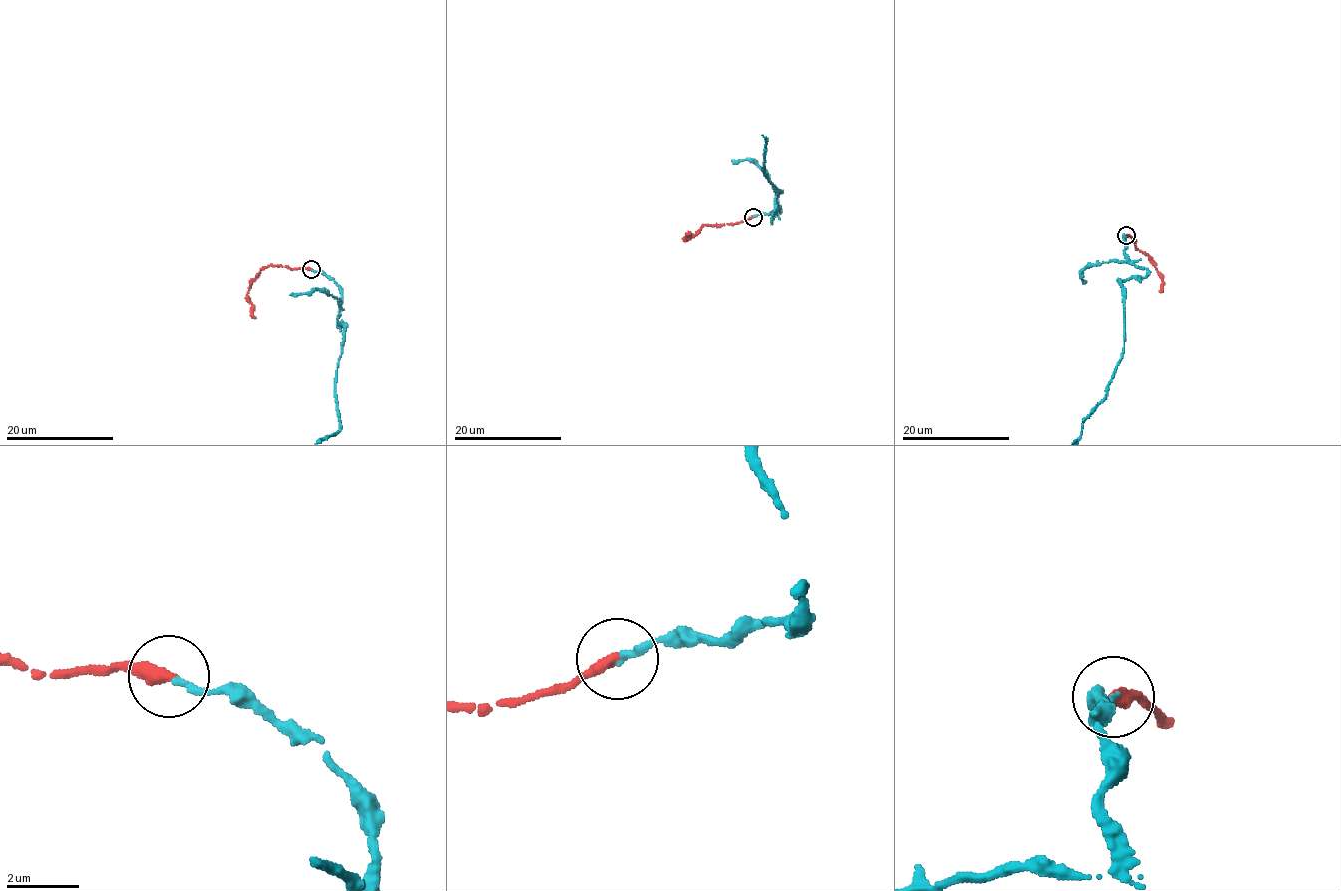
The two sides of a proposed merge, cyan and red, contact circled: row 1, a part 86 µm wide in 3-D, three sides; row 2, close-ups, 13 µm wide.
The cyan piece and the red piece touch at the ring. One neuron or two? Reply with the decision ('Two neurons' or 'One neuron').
One neuron

